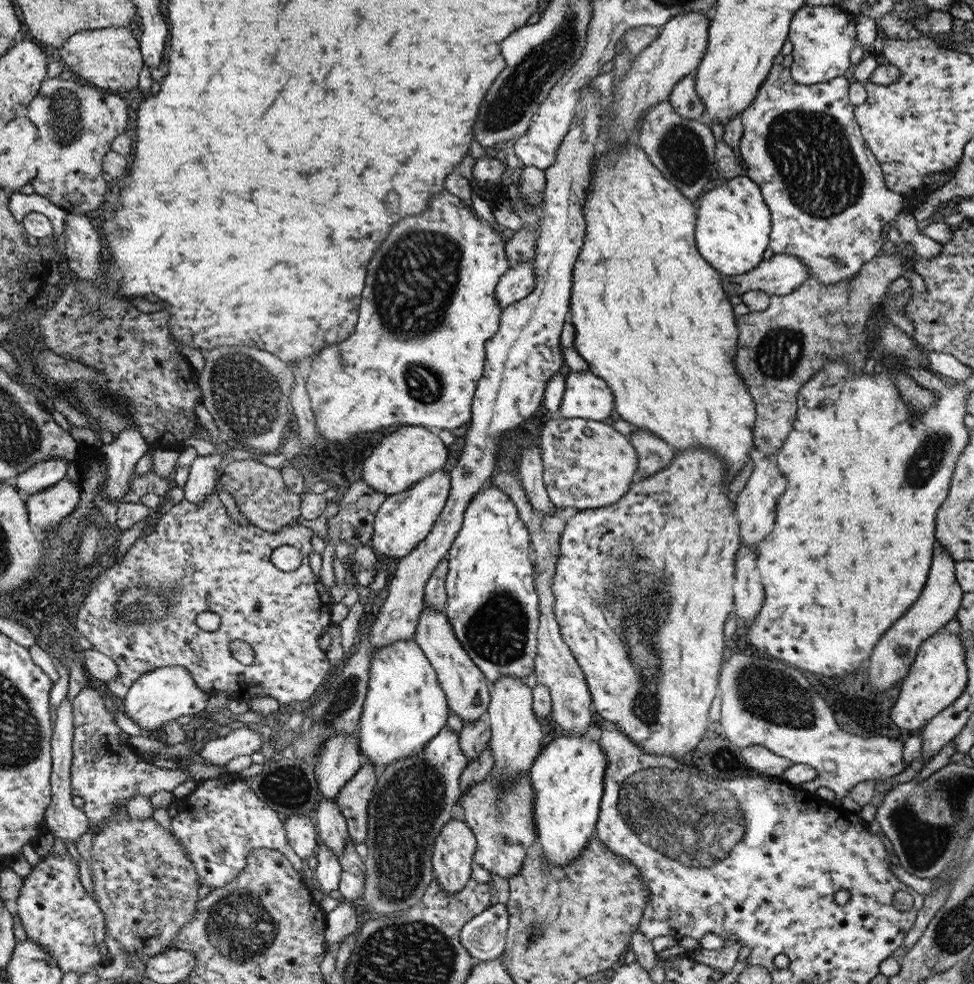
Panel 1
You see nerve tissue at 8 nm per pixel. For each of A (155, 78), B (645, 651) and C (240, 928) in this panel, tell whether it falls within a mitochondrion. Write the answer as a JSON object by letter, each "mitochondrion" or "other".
{"A":"other","B":"mitochondrion","C":"mitochondrion"}

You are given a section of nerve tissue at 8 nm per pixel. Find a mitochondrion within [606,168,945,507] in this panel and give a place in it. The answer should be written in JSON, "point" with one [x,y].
{"point":[780,353]}

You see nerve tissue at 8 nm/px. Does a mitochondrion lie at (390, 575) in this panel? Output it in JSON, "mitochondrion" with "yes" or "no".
{"mitochondrion":"no"}

